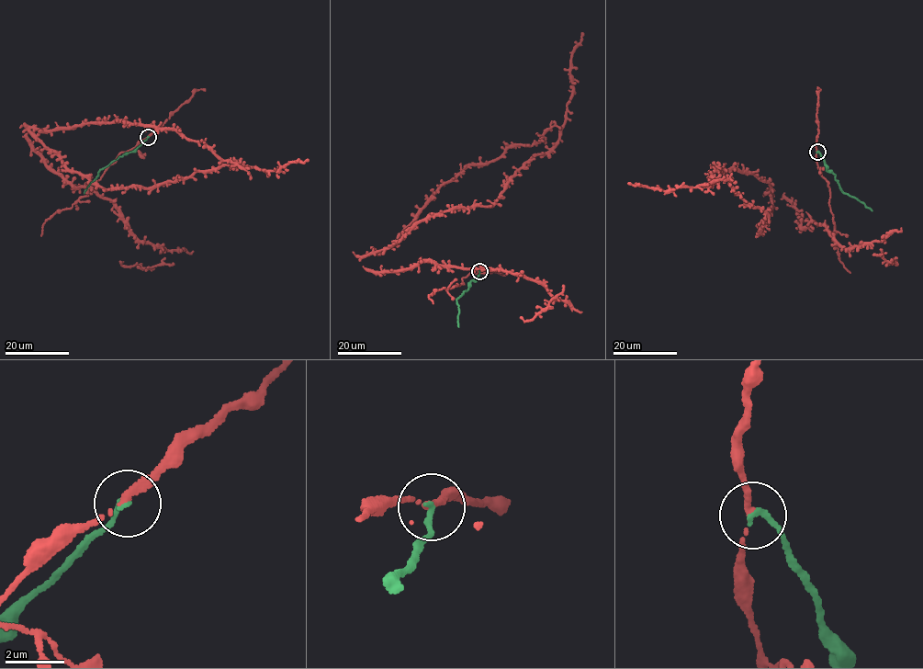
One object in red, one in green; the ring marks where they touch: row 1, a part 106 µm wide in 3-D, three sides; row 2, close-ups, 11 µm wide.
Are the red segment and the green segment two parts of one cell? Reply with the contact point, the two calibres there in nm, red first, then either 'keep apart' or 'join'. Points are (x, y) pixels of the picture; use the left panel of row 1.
(148, 137) | 170/200 nm | keep apart

